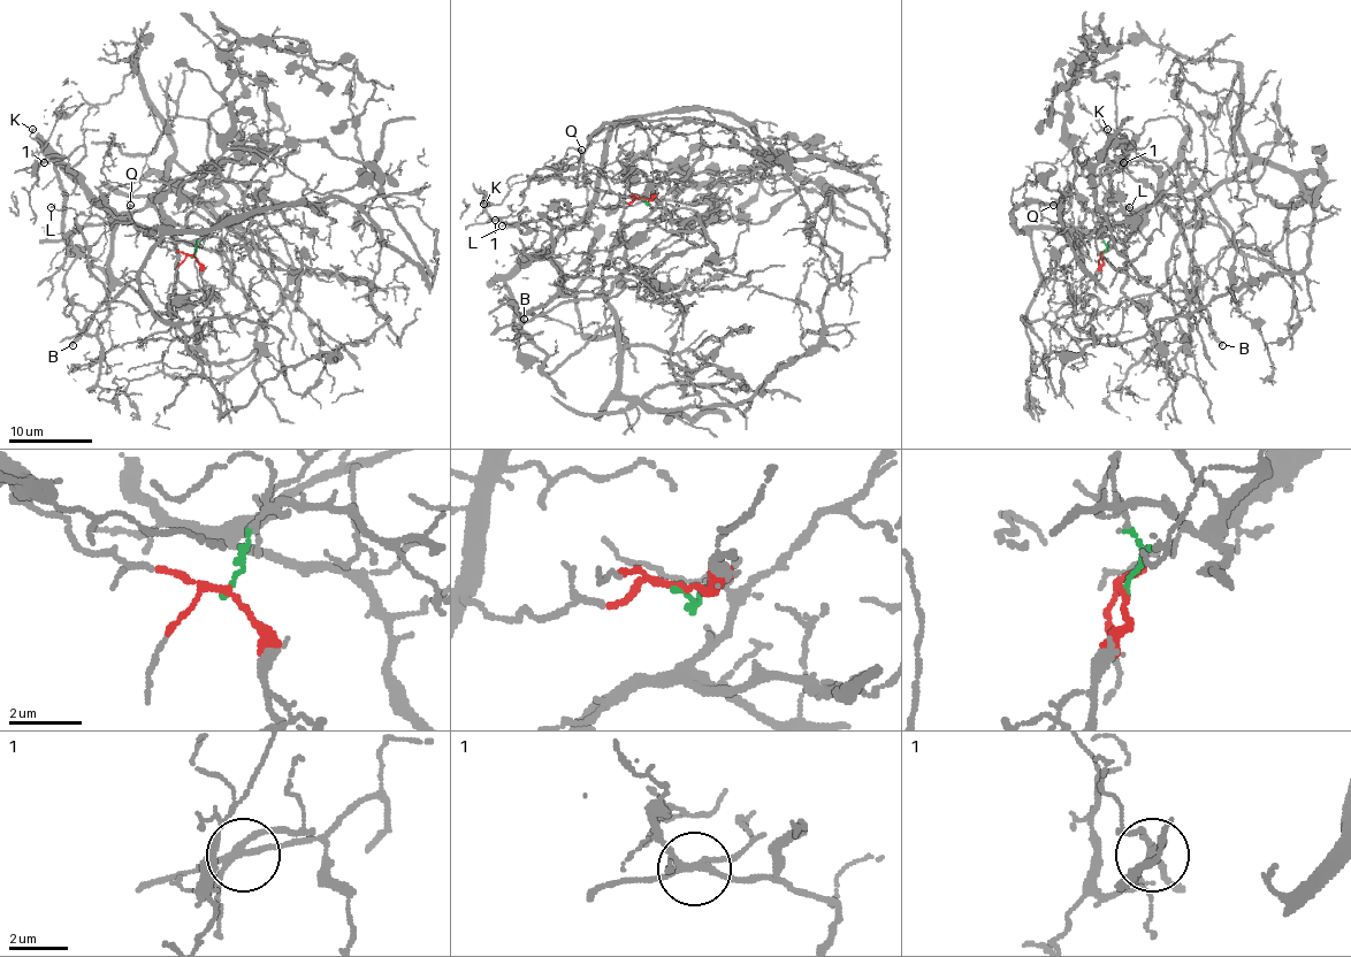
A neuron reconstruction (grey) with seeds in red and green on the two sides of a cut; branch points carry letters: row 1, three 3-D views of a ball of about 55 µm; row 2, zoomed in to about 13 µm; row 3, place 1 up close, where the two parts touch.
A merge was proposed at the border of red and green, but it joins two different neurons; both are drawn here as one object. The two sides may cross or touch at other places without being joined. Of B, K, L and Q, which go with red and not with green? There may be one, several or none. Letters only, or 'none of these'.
B, K, L, Q

